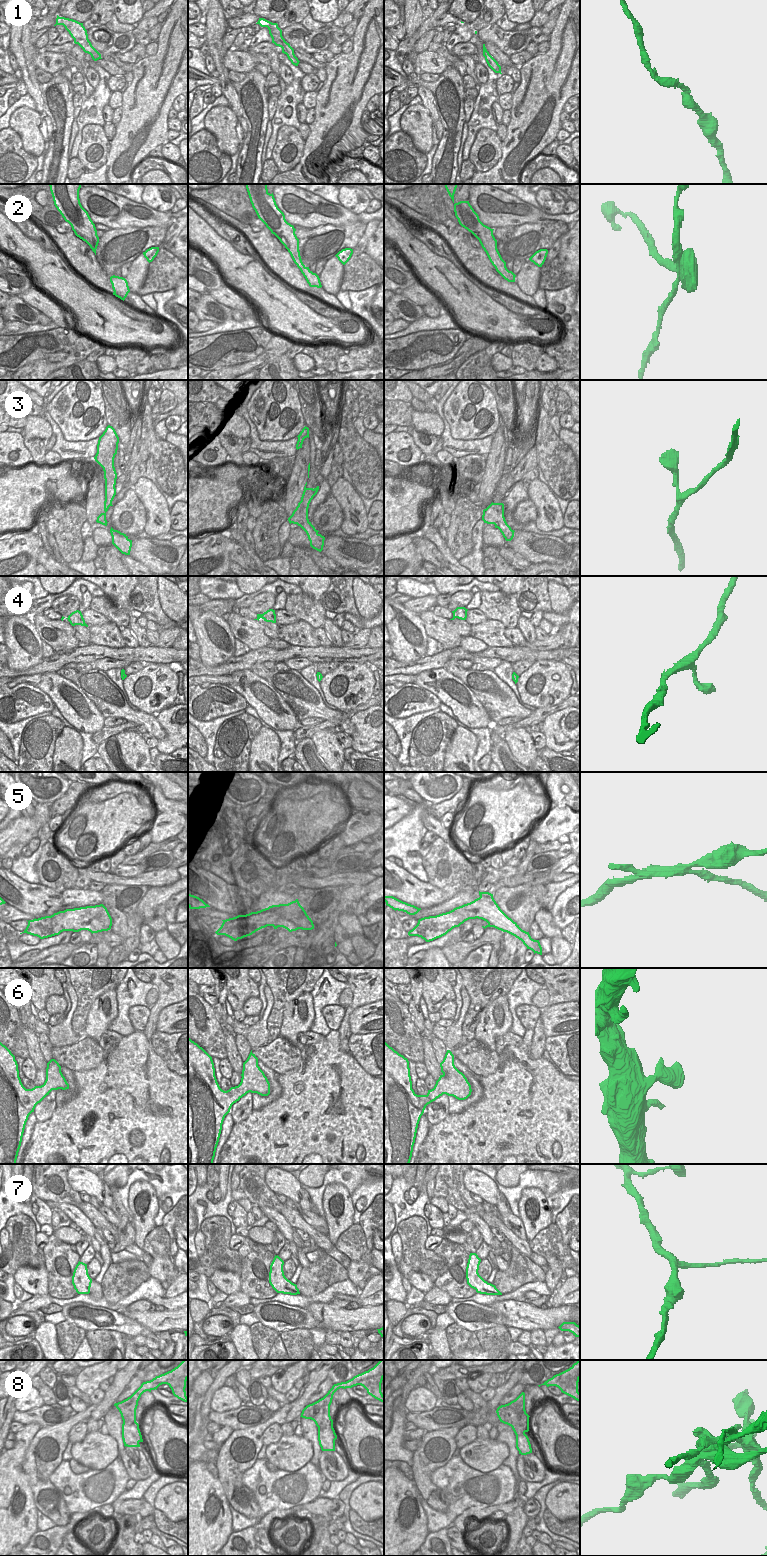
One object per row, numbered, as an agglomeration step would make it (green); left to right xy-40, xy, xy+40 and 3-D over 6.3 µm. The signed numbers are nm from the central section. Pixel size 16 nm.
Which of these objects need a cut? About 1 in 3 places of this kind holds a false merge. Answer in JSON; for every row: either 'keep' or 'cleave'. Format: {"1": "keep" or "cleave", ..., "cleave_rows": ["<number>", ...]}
{"1": "keep", "2": "cleave", "3": "keep", "4": "keep", "5": "cleave", "6": "keep", "7": "keep", "8": "cleave", "cleave_rows": ["2", "5", "8"]}

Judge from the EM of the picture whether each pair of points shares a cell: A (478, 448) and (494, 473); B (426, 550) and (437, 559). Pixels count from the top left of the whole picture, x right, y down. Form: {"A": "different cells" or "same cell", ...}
{"A": "different cells", "B": "same cell"}

